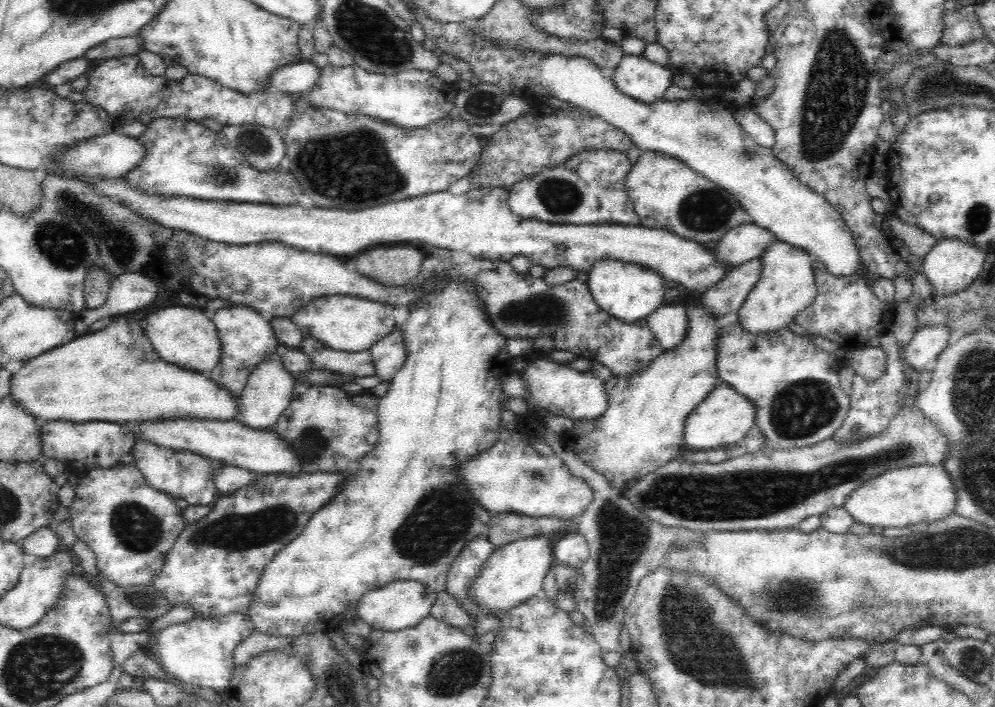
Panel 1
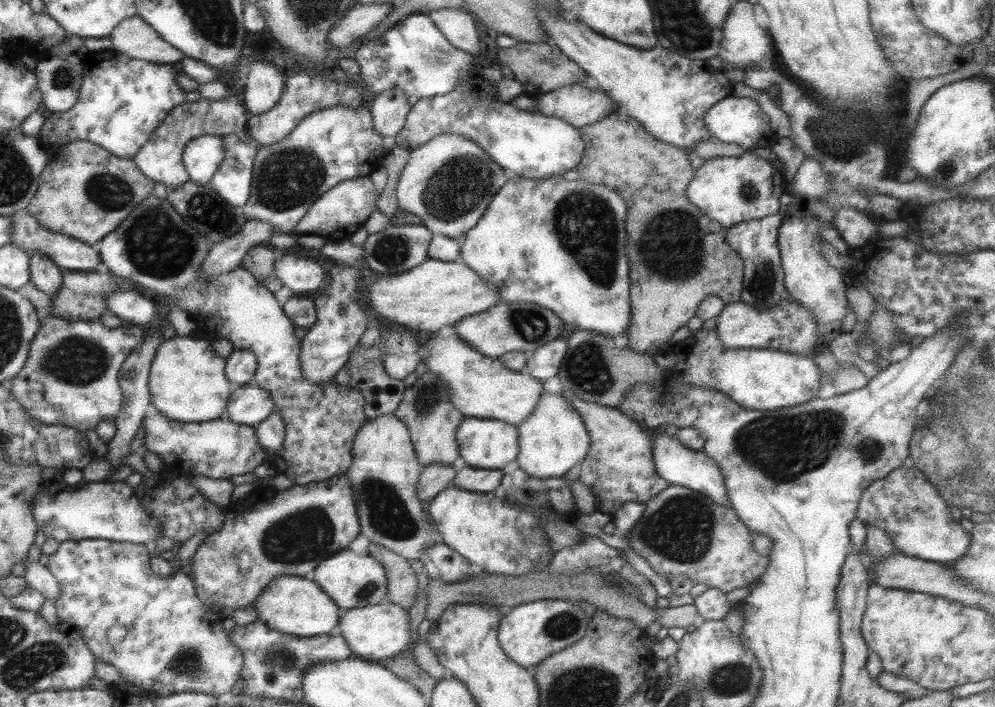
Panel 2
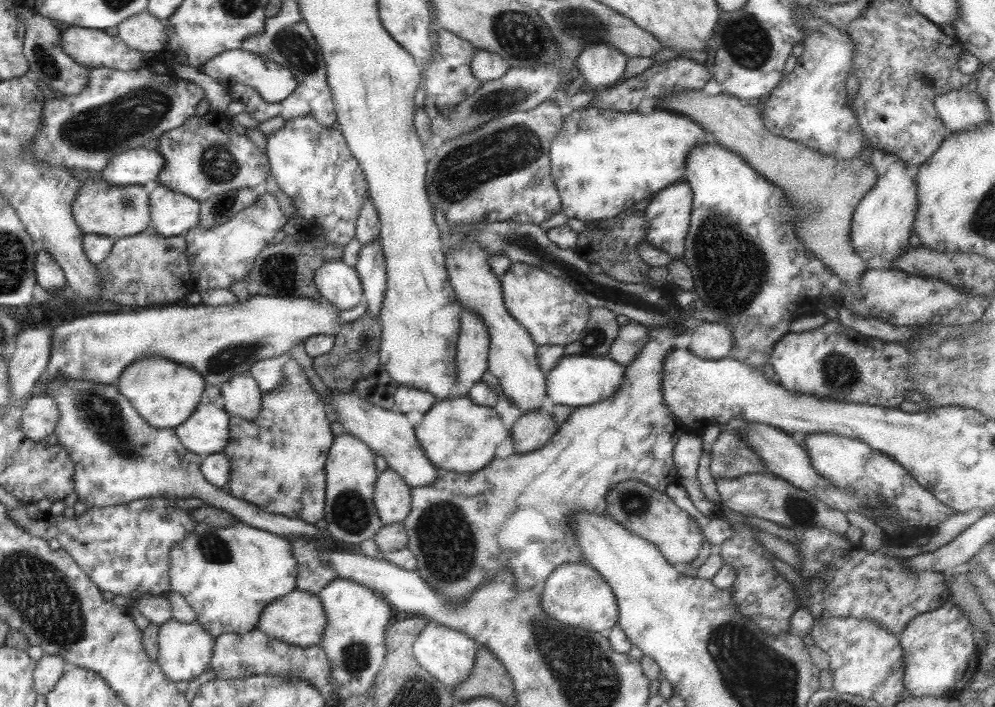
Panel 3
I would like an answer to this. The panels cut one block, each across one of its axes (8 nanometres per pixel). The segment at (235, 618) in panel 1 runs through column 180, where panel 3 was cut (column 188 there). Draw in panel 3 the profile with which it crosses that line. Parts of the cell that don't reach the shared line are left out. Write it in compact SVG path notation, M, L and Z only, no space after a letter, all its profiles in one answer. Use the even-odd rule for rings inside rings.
M175 618L159 625L157 634L159 644L159 655L156 660L157 666L166 679L172 683L188 682L198 680L205 671L210 670L215 637L213 637L203 626L196 621L191 623L181 623Z

